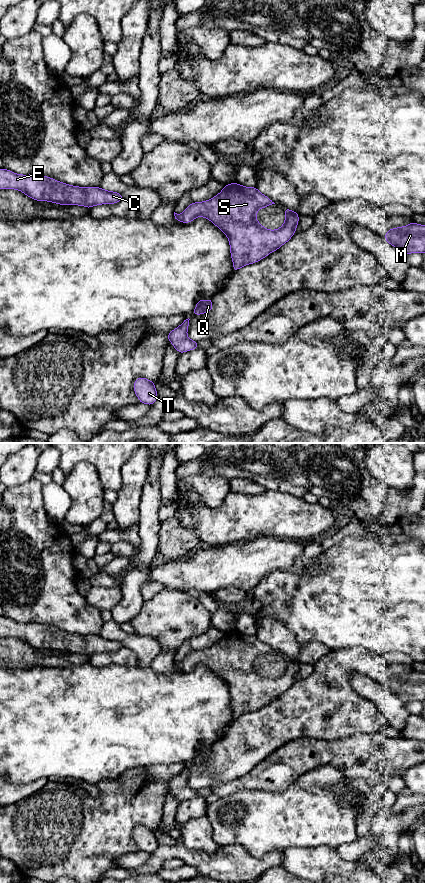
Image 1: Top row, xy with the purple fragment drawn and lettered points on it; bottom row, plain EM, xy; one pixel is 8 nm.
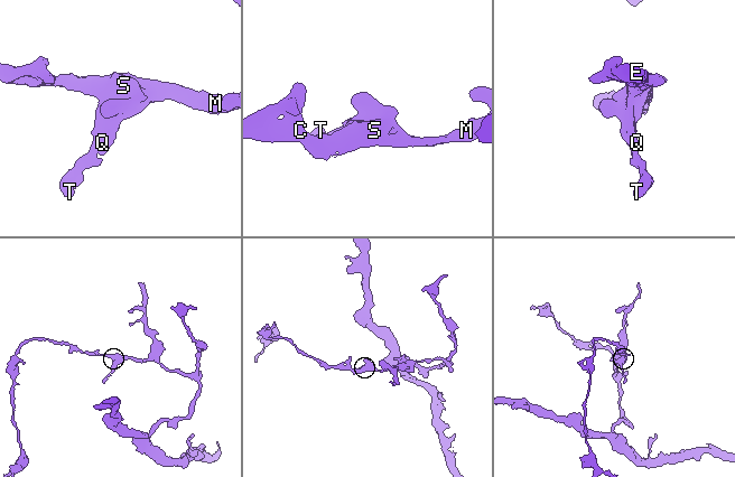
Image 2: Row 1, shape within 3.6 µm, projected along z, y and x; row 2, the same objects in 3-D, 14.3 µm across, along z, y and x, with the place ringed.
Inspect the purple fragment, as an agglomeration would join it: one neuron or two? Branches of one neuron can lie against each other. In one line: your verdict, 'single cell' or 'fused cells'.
single cell

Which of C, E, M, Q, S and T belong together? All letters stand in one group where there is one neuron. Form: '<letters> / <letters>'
C E M Q S T

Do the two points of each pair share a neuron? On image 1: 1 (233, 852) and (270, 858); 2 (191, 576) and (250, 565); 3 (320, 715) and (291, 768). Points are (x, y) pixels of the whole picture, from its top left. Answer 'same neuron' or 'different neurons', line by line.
1: same neuron
2: same neuron
3: different neurons

